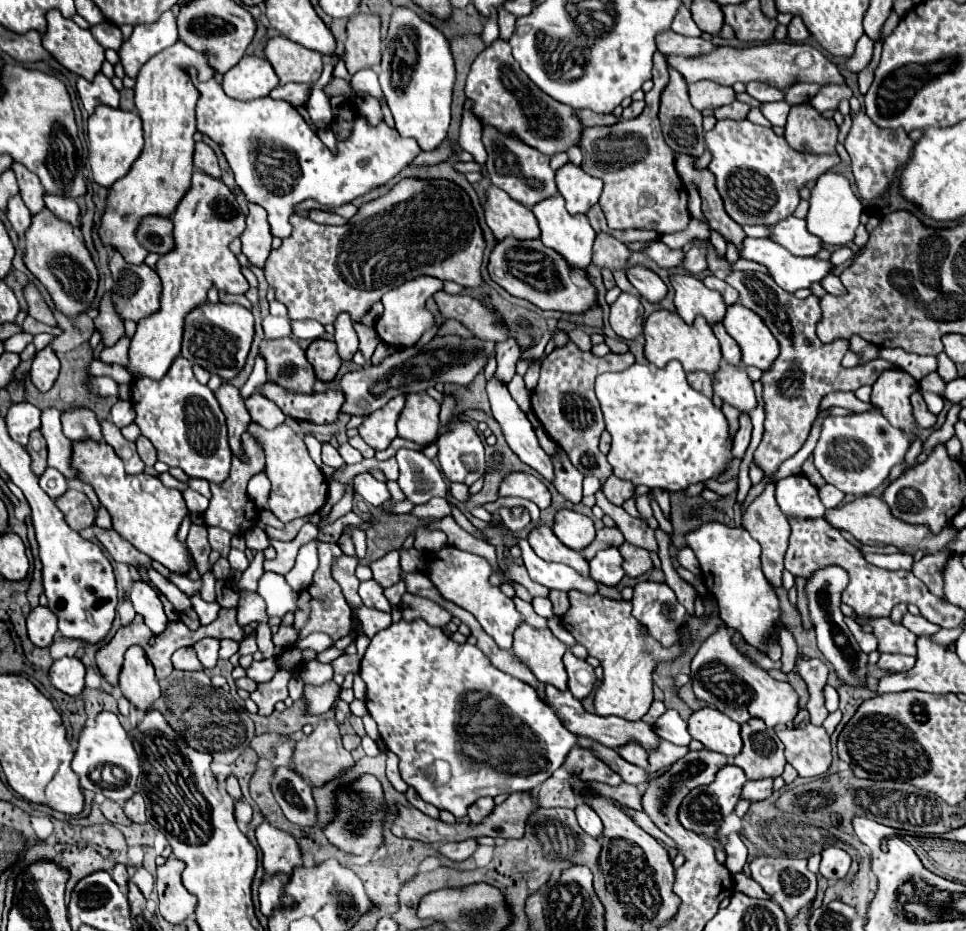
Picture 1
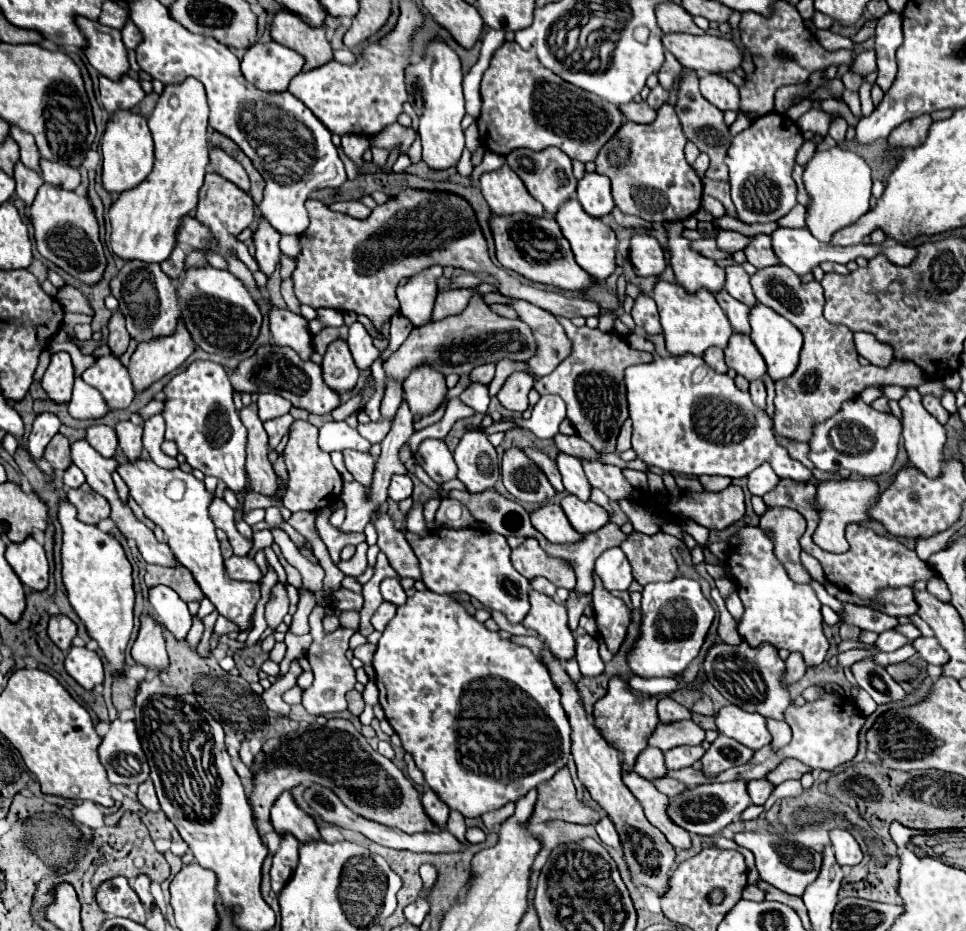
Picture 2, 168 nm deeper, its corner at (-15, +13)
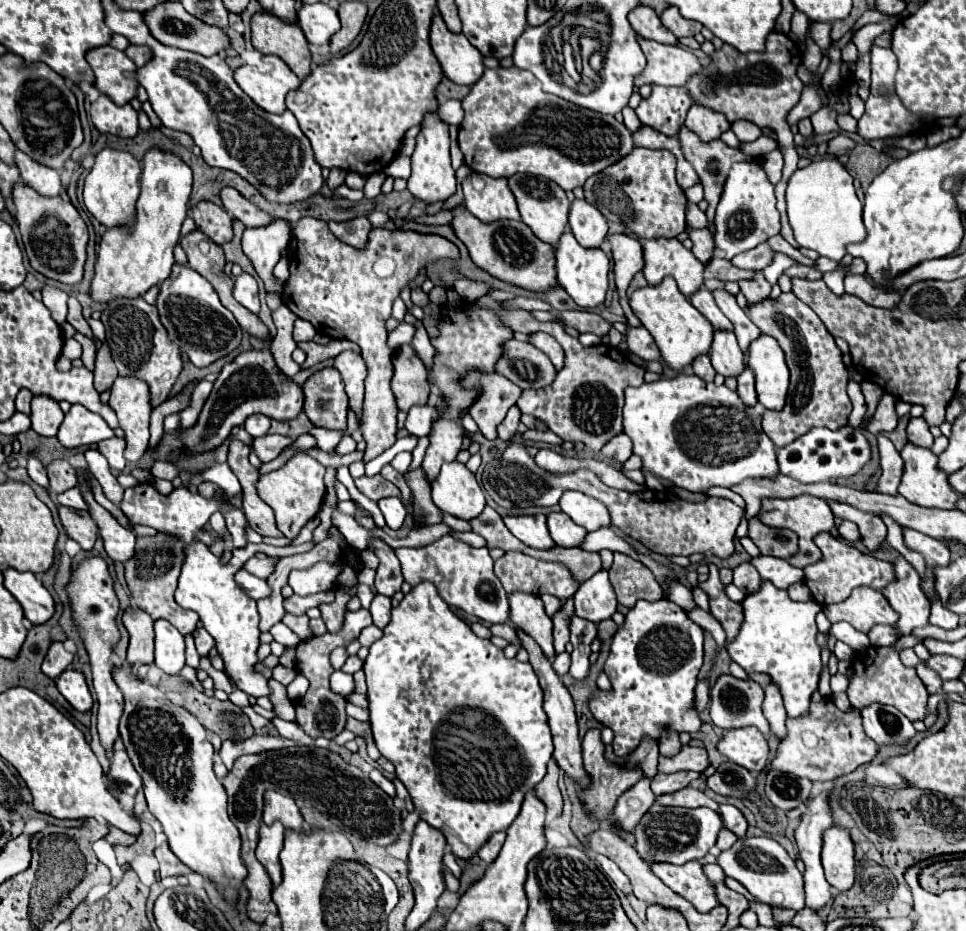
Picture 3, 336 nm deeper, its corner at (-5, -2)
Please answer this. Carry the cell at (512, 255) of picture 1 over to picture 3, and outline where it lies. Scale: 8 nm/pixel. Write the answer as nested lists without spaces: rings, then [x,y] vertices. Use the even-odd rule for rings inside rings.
[[[464,207],[454,209],[452,217],[452,229],[454,235],[460,237],[460,241],[468,247],[468,253],[472,261],[488,271],[490,275],[514,283],[518,287],[524,287],[528,291],[548,291],[556,285],[556,255],[554,247],[548,243],[542,243],[530,227],[526,227],[522,221],[494,221],[494,223],[482,223],[470,211]]]

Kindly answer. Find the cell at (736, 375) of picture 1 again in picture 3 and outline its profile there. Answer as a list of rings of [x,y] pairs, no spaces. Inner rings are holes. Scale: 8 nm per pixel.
[[[716,331],[710,347],[710,359],[716,373],[724,377],[738,377],[744,369],[744,353],[740,351],[732,331]]]

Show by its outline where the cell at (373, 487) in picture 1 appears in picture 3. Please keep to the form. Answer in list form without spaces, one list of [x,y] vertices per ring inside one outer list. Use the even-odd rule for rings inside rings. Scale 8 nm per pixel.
[[[386,497],[386,499],[380,499],[378,501],[378,507],[386,519],[386,525],[390,529],[400,529],[404,519],[406,519],[406,509],[402,505],[402,501],[398,497]]]

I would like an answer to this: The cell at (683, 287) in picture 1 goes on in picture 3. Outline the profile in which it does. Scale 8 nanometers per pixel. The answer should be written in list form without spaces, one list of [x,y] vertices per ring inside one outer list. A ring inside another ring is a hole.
[[[678,239],[644,241],[644,277],[648,285],[658,285],[666,275],[674,277],[680,291],[690,297],[702,287],[704,265]]]

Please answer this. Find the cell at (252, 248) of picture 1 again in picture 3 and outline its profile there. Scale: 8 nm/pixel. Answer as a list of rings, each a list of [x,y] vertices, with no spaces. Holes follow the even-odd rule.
[[[242,273],[240,277],[236,277],[234,281],[234,291],[232,291],[234,299],[246,307],[248,311],[260,313],[260,301],[258,301],[258,285],[256,279],[250,277],[248,273]]]

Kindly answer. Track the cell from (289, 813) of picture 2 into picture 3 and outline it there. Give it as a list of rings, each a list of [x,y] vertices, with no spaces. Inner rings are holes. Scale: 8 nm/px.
[[[266,791],[264,795],[264,821],[268,825],[274,821],[280,821],[284,827],[292,827],[296,831],[302,831],[302,825],[304,825],[304,819],[298,811],[296,801],[278,791]]]

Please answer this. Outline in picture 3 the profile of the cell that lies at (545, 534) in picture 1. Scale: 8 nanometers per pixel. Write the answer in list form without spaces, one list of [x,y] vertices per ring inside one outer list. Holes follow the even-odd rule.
[[[516,515],[516,517],[502,517],[506,521],[506,527],[512,535],[516,535],[520,541],[534,549],[550,549],[554,547],[554,541],[550,539],[548,527],[546,527],[546,515]]]

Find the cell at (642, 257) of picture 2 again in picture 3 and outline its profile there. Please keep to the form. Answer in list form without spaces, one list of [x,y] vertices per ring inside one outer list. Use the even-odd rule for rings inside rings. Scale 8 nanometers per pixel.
[[[614,233],[608,237],[612,245],[612,259],[614,259],[614,275],[616,275],[616,287],[618,287],[619,302],[626,317],[626,325],[640,326],[640,320],[634,315],[627,296],[628,285],[632,277],[642,271],[644,257],[642,257],[642,245],[638,239],[628,237],[624,233]]]

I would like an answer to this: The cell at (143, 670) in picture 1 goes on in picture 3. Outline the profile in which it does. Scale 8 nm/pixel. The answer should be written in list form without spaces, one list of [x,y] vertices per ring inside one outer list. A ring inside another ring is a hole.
[[[128,607],[122,615],[122,623],[130,633],[128,663],[152,663],[154,661],[154,621],[142,609]]]

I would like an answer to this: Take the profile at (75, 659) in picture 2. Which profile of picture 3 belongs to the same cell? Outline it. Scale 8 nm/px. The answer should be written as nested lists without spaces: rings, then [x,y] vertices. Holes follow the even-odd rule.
[[[64,671],[56,679],[58,691],[64,695],[64,699],[80,713],[90,711],[94,705],[94,699],[88,691],[88,685],[84,681],[84,675],[80,671]]]

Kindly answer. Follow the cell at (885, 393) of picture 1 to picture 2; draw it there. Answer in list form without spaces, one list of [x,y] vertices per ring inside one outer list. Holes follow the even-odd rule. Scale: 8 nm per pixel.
[[[906,388],[898,404],[902,408],[904,446],[908,450],[910,464],[914,464],[926,476],[938,476],[944,460],[944,426],[938,424],[936,418],[922,406],[922,396],[916,388]]]

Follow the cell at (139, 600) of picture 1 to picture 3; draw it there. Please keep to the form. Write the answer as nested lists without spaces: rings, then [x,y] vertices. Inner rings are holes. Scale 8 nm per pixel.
[[[164,619],[154,623],[156,629],[156,667],[166,675],[180,675],[184,667],[184,637]]]

